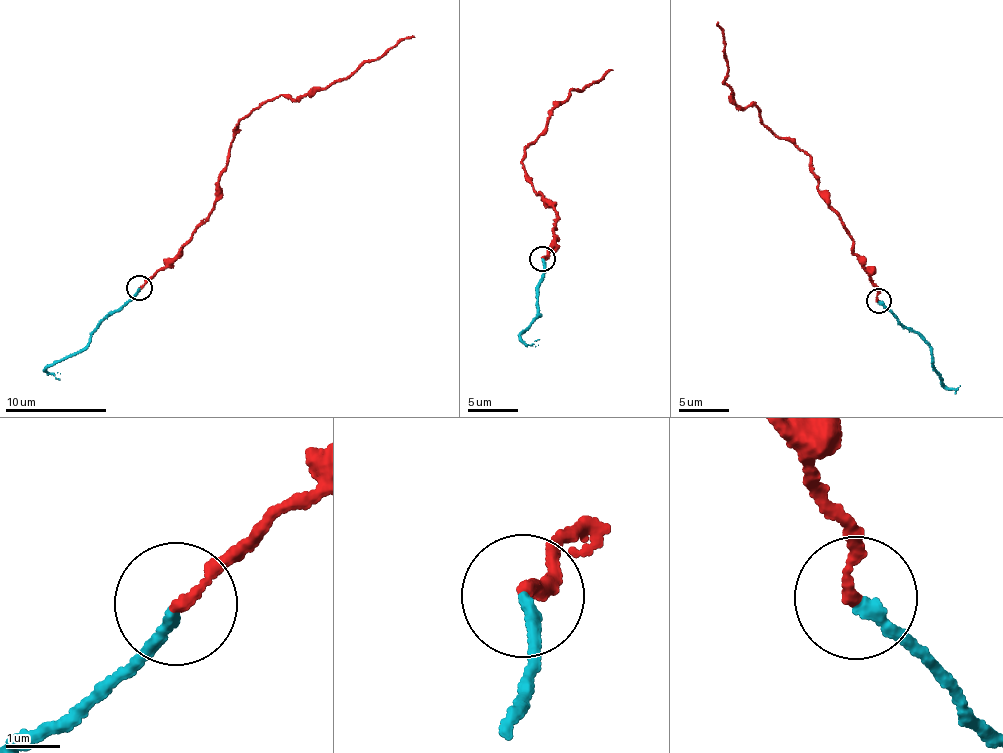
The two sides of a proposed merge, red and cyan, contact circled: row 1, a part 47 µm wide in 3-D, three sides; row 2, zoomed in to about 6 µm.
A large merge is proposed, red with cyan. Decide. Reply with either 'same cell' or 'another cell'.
same cell

